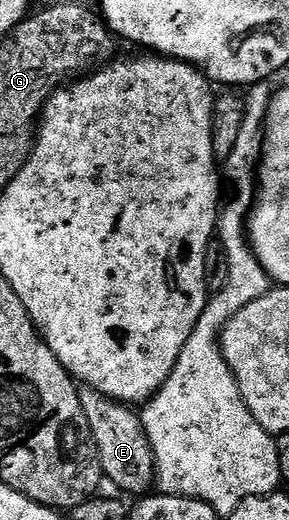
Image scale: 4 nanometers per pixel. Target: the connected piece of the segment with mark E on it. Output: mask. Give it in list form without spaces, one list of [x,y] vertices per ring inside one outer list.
[[[80,389],[79,399],[99,453],[99,466],[103,469],[104,479],[108,483],[111,481],[117,489],[128,490],[134,496],[150,491],[150,486],[155,482],[155,458],[151,455],[151,445],[143,432],[140,415],[136,411],[134,414],[130,405],[115,402],[96,390]]]

